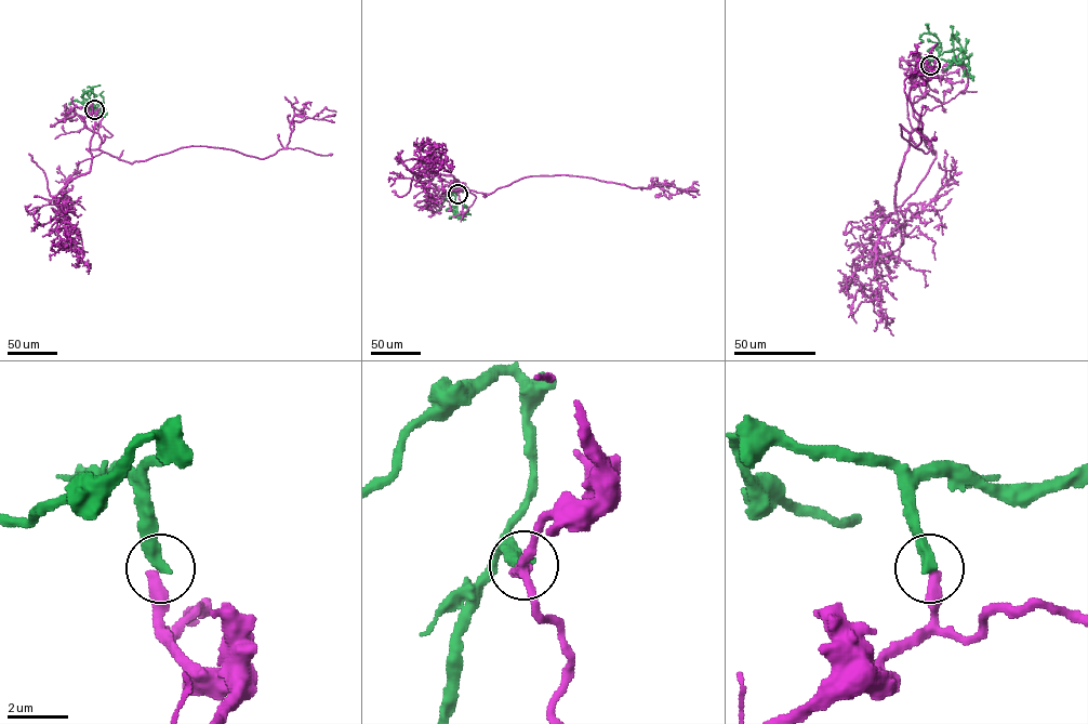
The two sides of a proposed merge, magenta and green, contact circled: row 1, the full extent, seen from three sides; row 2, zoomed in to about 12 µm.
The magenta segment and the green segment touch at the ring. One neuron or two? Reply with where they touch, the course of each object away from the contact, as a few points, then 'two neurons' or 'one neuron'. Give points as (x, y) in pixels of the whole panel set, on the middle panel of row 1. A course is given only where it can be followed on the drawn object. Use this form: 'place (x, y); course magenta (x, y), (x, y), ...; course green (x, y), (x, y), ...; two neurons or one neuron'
place (458, 194); course magenta (458, 194), (453, 180), (489, 194), (568, 174), (700, 194); course green (458, 194), (458, 187), (446, 199), (456, 186), (460, 188); two neurons

